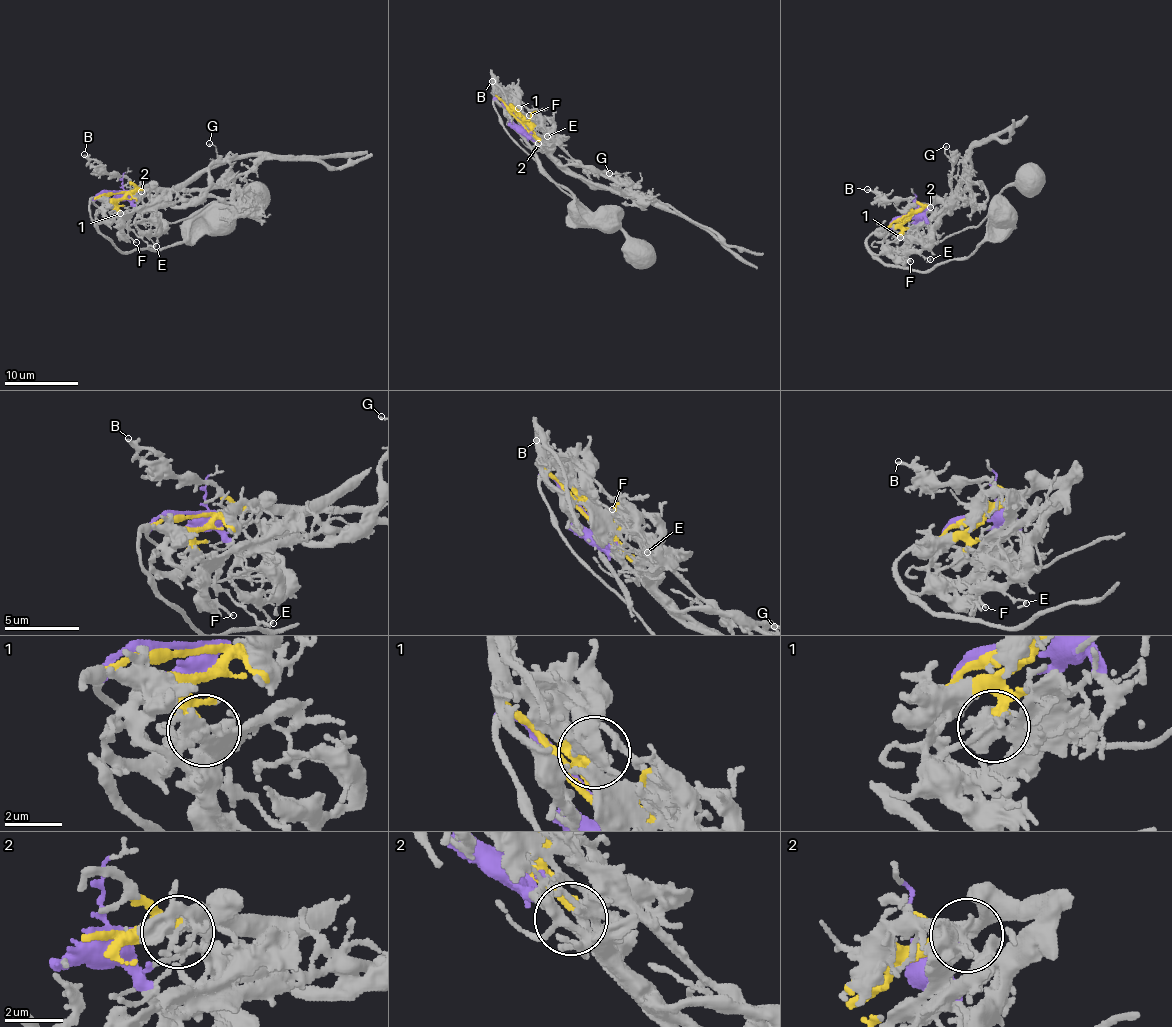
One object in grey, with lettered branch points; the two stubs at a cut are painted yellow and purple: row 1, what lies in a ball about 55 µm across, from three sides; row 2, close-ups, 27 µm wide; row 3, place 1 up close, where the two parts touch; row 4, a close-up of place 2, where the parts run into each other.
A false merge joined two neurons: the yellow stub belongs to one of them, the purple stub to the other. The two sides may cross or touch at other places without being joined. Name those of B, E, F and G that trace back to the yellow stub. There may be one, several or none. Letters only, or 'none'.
B, F

